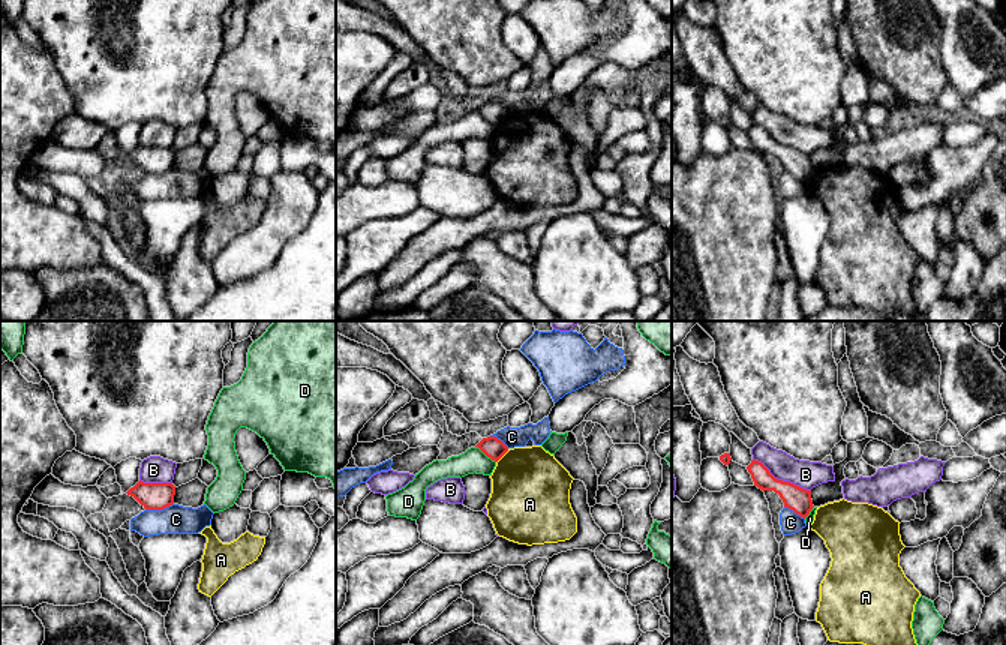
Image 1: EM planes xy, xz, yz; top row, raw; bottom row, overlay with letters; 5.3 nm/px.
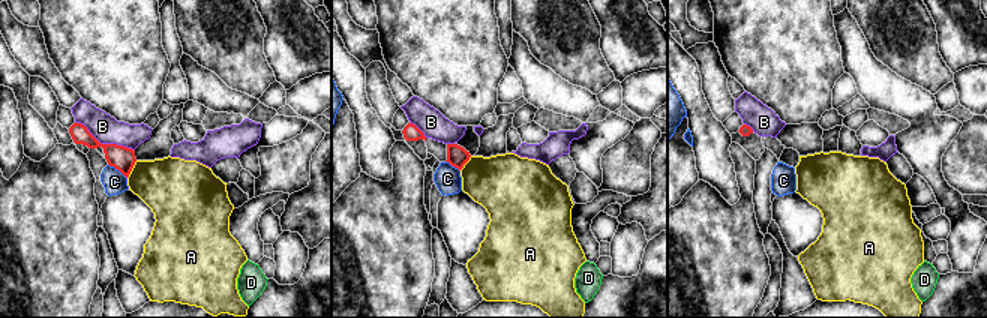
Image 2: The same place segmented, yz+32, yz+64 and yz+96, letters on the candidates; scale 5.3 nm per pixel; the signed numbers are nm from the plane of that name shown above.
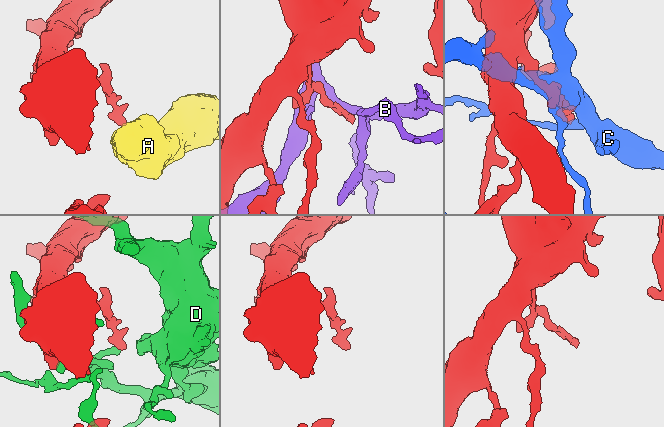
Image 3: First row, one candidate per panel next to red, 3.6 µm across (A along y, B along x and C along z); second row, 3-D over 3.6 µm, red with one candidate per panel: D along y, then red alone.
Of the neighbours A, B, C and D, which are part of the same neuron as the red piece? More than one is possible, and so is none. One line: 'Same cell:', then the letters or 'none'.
Same cell: none

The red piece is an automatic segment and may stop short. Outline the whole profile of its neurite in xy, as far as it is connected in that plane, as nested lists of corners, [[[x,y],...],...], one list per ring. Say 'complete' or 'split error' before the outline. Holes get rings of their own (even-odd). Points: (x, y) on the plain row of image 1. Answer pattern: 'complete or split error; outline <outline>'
complete; outline [[[138,146],[127,159],[133,160],[145,174],[163,174],[174,168],[175,150],[172,147]]]

